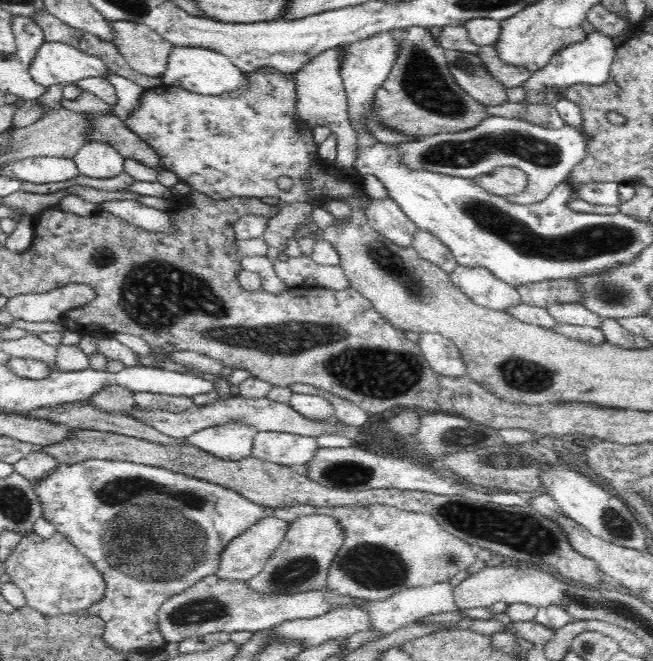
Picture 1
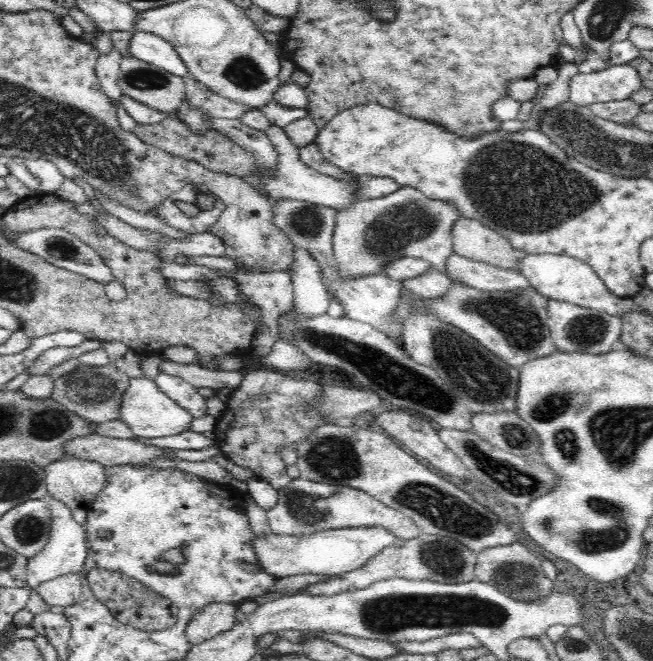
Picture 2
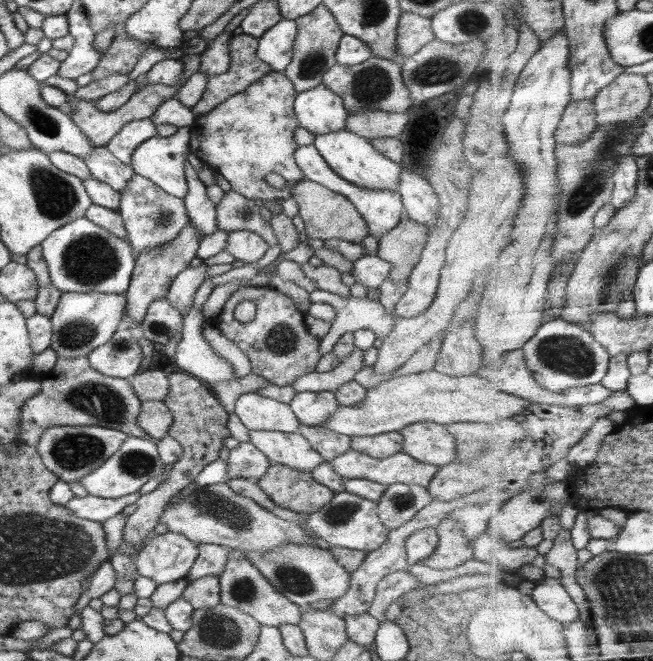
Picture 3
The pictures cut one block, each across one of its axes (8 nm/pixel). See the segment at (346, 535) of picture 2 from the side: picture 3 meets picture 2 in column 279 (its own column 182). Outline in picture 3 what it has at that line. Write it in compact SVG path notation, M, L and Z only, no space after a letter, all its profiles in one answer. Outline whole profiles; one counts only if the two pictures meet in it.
M165 532L147 539L144 548L142 548L138 564L140 574L146 578L151 578L157 585L180 580L184 578L190 567L194 564L198 556L198 543L188 540L185 536L175 532Z

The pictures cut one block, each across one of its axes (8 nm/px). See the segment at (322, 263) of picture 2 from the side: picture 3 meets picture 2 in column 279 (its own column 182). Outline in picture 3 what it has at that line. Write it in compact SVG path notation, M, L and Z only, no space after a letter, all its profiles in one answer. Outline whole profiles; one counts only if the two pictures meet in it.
M134 174L127 186L119 192L119 206L117 212L122 217L124 227L128 232L128 242L132 247L132 256L152 247L161 246L173 240L183 230L190 218L182 199L175 198L163 192L157 184Z

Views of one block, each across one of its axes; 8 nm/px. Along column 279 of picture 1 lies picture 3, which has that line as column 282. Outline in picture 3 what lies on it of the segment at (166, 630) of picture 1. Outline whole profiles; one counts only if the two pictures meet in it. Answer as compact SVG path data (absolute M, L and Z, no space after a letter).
M224 547L224 548L228 549L228 561L226 561L226 568L225 568L224 572L222 572L222 574L220 574L220 576L219 576L219 588L220 588L221 603L226 604L226 606L240 608L240 610L242 612L246 612L246 614L249 614L250 616L252 616L252 618L256 619L261 625L275 626L276 628L278 626L282 626L282 624L296 624L297 625L302 618L303 608L298 606L298 604L294 604L293 602L290 602L290 600L288 600L288 598L286 598L282 593L278 592L278 590L276 590L276 588L274 588L272 586L272 584L270 584L270 582L268 582L268 579L266 579L266 578L264 578L264 576L262 576L262 573L260 573L260 570L258 570L258 568L256 568L256 565L252 565L252 561L250 561L250 559L248 559L248 557L246 557L246 553L244 553L243 550L230 549L227 547Z

